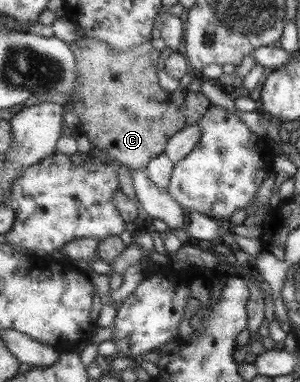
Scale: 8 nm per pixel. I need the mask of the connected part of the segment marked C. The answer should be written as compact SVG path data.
M88 36L78 38L71 43L71 46L78 62L78 84L80 84L75 92L75 108L79 111L82 121L77 131L85 134L92 146L106 152L114 161L118 161L130 170L147 169L151 160L165 154L168 143L177 132L198 123L213 105L206 98L204 91L168 92L168 88L160 84L161 50L156 50L151 40L126 52L118 51L103 40Z

